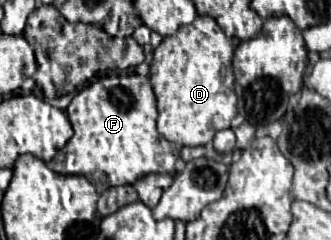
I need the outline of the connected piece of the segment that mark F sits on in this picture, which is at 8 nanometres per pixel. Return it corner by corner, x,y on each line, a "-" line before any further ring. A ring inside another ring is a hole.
131,74
98,78
71,100
67,116
75,134
47,164
51,170
61,174
81,174
87,180
93,178
99,194
111,186
133,184
147,174
175,172
181,148
163,140
155,128
157,104
147,76

